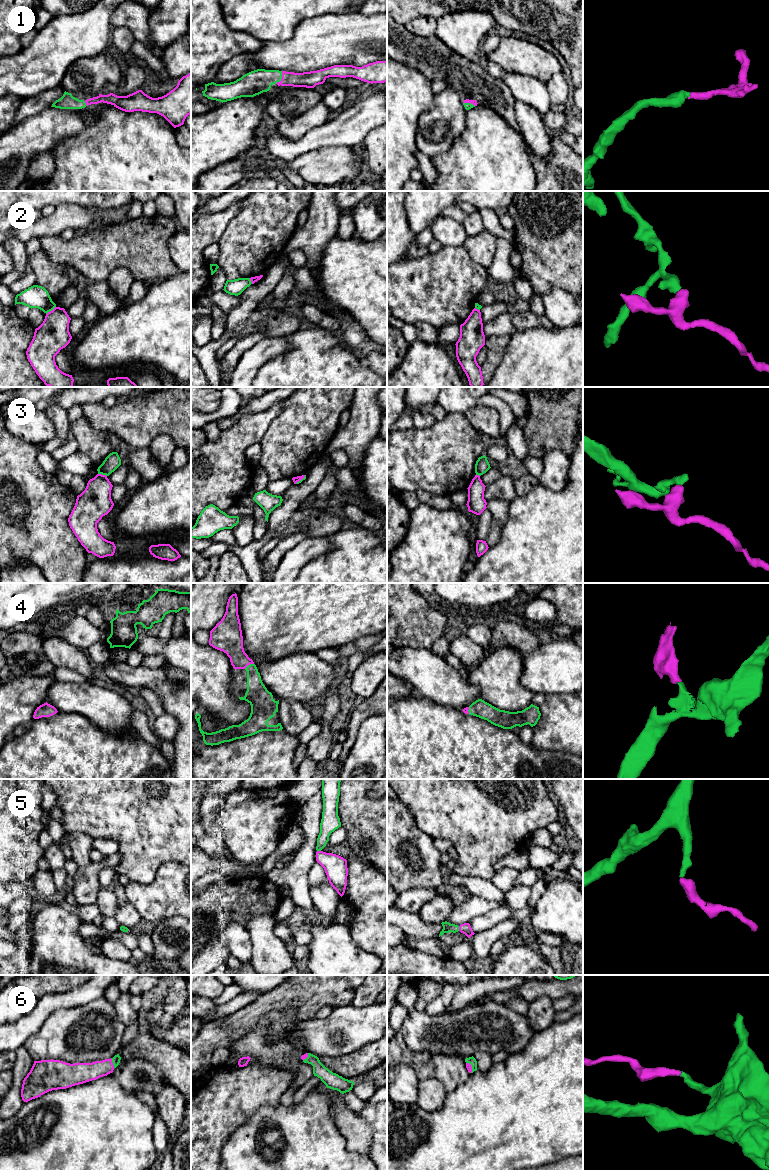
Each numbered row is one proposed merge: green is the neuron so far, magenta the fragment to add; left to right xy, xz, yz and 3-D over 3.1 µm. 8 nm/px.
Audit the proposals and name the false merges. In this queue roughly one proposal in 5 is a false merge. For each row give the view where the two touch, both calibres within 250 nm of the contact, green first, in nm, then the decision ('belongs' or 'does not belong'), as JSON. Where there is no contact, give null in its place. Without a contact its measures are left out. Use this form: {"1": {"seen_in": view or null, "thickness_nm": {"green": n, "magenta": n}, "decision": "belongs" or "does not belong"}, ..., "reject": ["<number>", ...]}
{"1": {"seen_in": "xz", "thickness_nm": {"green": 190, "magenta": 130}, "decision": "belongs"}, "2": {"seen_in": "xy", "thickness_nm": {"green": 180, "magenta": 260}, "decision": "does not belong"}, "3": {"seen_in": "xy", "thickness_nm": {"green": 120, "magenta": 260}, "decision": "does not belong"}, "4": {"seen_in": "xz", "thickness_nm": {"green": 180, "magenta": 200}, "decision": "belongs"}, "5": {"seen_in": "yz", "thickness_nm": {"green": 80, "magenta": 90}, "decision": "belongs"}, "6": {"seen_in": "xy", "thickness_nm": {"green": 70, "magenta": 160}, "decision": "belongs"}, "reject": ["2", "3"]}

